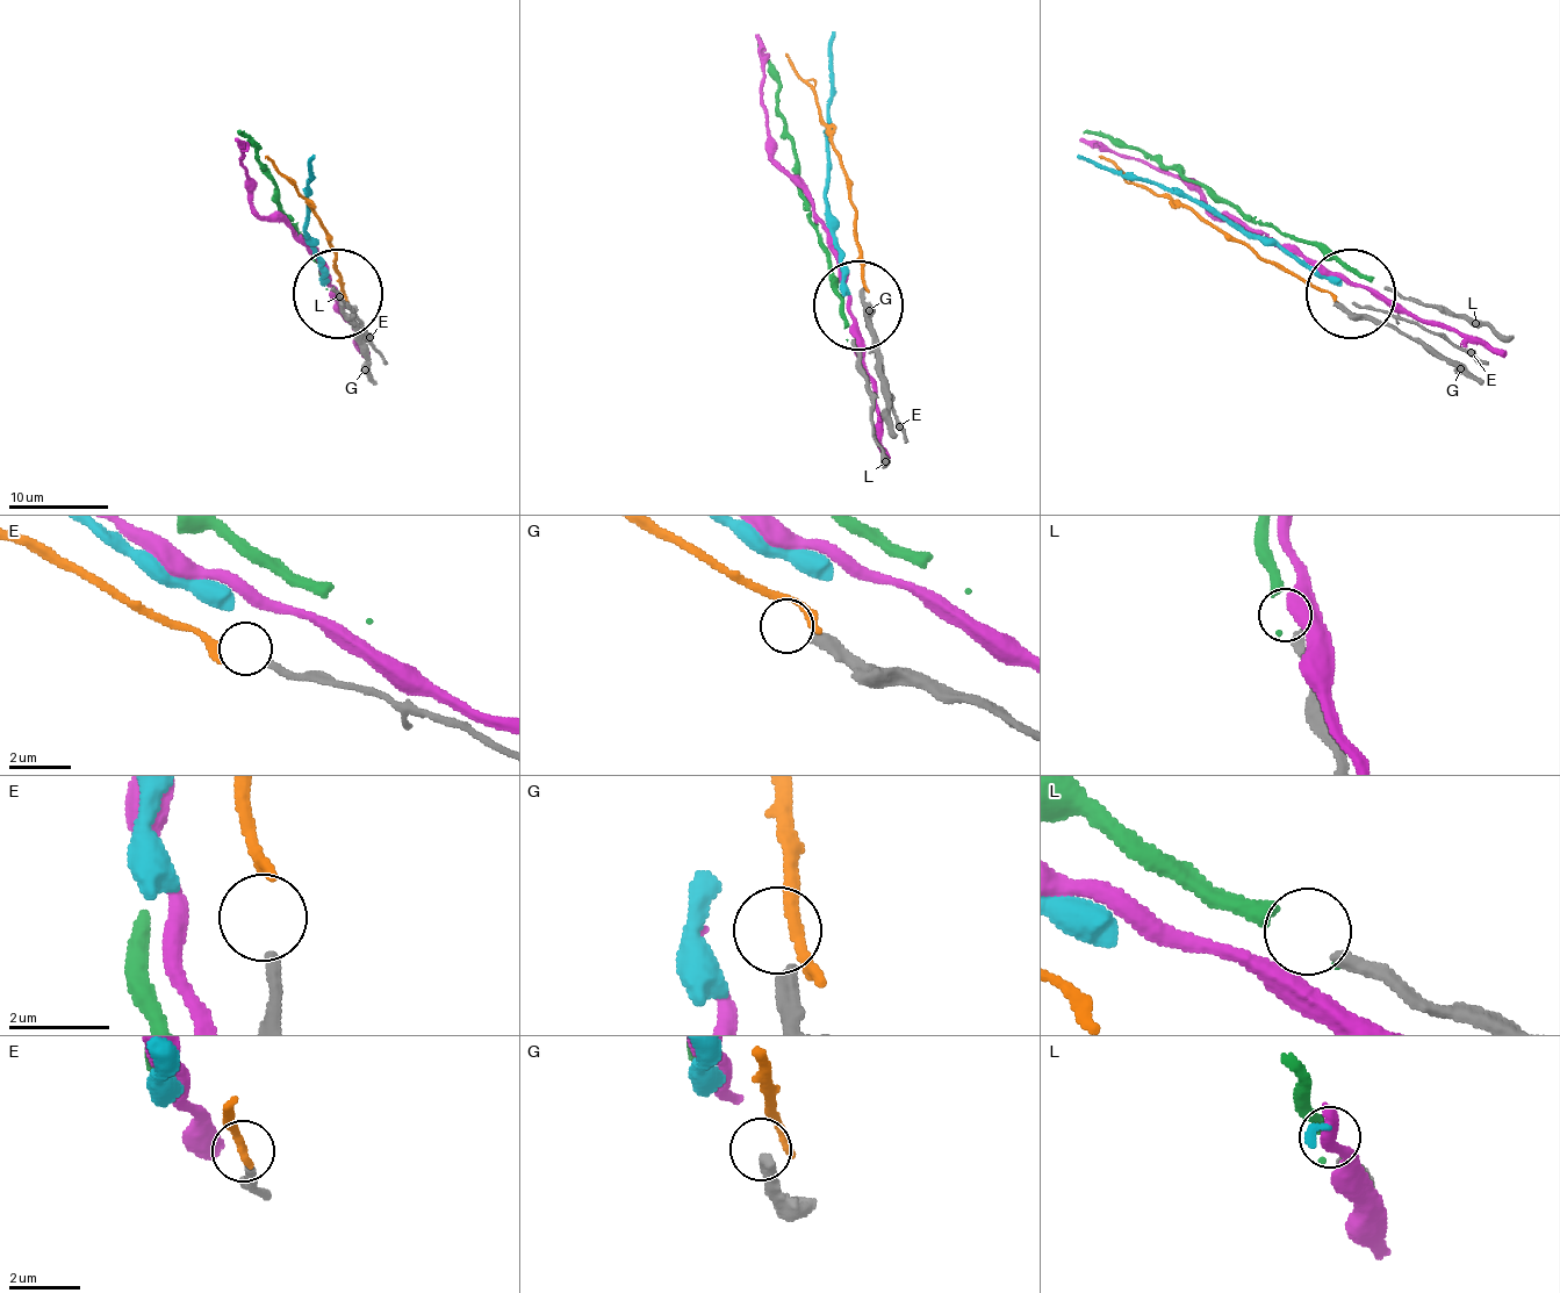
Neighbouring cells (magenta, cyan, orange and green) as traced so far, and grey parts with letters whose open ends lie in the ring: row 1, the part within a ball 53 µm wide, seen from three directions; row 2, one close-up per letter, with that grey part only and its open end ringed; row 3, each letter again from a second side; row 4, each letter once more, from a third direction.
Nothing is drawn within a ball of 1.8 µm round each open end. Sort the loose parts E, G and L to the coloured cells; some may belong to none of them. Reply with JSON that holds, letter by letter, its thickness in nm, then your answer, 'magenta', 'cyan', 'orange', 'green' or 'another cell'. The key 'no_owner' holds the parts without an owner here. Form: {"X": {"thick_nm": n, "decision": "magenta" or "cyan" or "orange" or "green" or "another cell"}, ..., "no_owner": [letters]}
{"E": {"thick_nm": 240, "decision": "orange"}, "G": {"thick_nm": 360, "decision": "another cell"}, "L": {"thick_nm": 280, "decision": "green"}, "no_owner": ["G"]}

